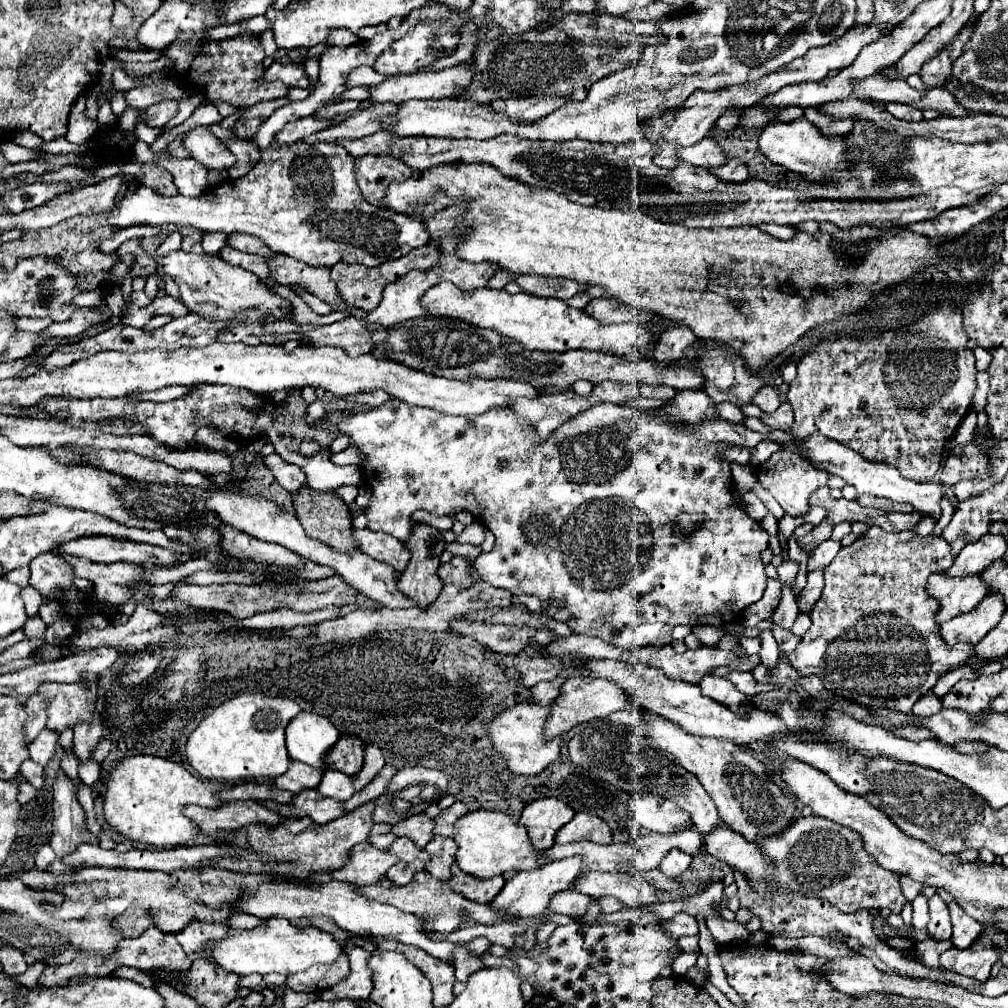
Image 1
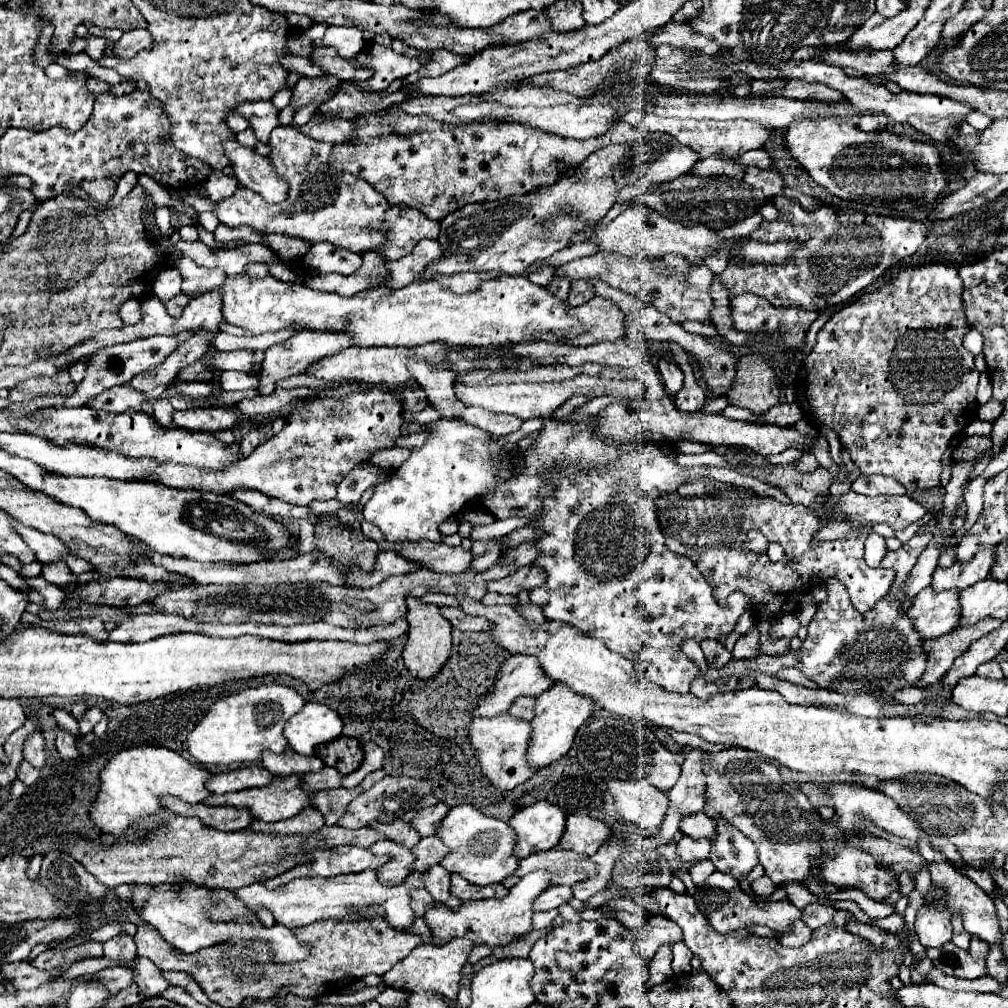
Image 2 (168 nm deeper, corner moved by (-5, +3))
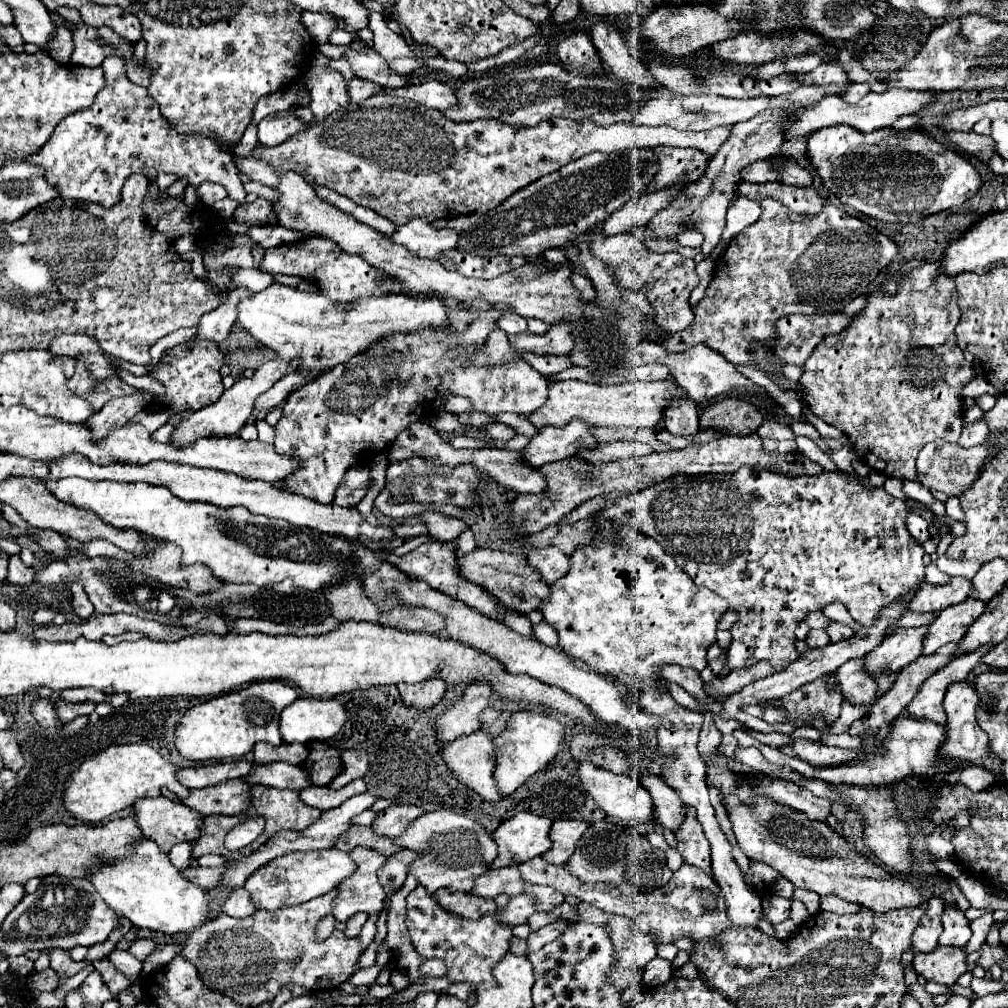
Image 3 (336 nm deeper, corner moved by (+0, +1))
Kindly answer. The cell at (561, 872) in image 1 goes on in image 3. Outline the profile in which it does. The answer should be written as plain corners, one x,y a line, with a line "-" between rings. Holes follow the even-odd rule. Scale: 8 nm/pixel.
417,885
407,895
407,933
411,937
411,945
419,951
423,959
441,959
447,965
445,977
451,983
467,983
471,987
471,1001
477,999
475,991
479,983
489,981
493,985
491,969
493,965
509,953
509,941
513,937
513,927
501,925
497,915
481,917
481,921
461,921
451,913
445,913
441,905
433,901
433,897
425,891
423,885

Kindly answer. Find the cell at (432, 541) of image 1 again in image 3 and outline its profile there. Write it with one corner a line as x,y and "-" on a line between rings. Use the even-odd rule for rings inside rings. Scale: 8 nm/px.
429,679
417,685
399,685
399,695
403,699
403,705
419,709
419,711
427,711
431,707
435,707
443,695
445,695
447,685
441,679

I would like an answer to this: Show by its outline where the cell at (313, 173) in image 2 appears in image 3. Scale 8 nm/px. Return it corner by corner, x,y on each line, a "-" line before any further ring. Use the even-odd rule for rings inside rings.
413,219
411,223
399,227
391,239
397,245
405,245
411,253
439,259
445,251
457,247
459,233
455,229
433,229
427,219

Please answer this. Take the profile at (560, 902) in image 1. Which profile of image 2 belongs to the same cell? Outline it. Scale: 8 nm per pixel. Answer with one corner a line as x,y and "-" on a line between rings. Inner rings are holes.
552,885
548,887
534,903
534,911
548,911
548,909
558,909
560,905
568,903
568,899
572,897
572,889
570,887
560,887
560,885

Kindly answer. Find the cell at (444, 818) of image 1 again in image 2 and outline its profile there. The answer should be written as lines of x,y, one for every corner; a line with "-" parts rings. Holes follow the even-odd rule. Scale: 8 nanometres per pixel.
438,803
438,805
434,805
434,807
426,807
426,809
418,811
418,815
416,815
410,823
412,823
412,827
414,827
422,837
426,837
426,835
436,835
438,825
440,825
440,821
446,817
448,811
450,811
450,807
448,807
446,803

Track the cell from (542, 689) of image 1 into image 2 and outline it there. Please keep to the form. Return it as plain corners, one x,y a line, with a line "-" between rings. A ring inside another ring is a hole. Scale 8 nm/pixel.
528,695
526,697
518,697
508,711
510,711
510,715
518,715
522,719
532,721
534,719
534,697
528,697

